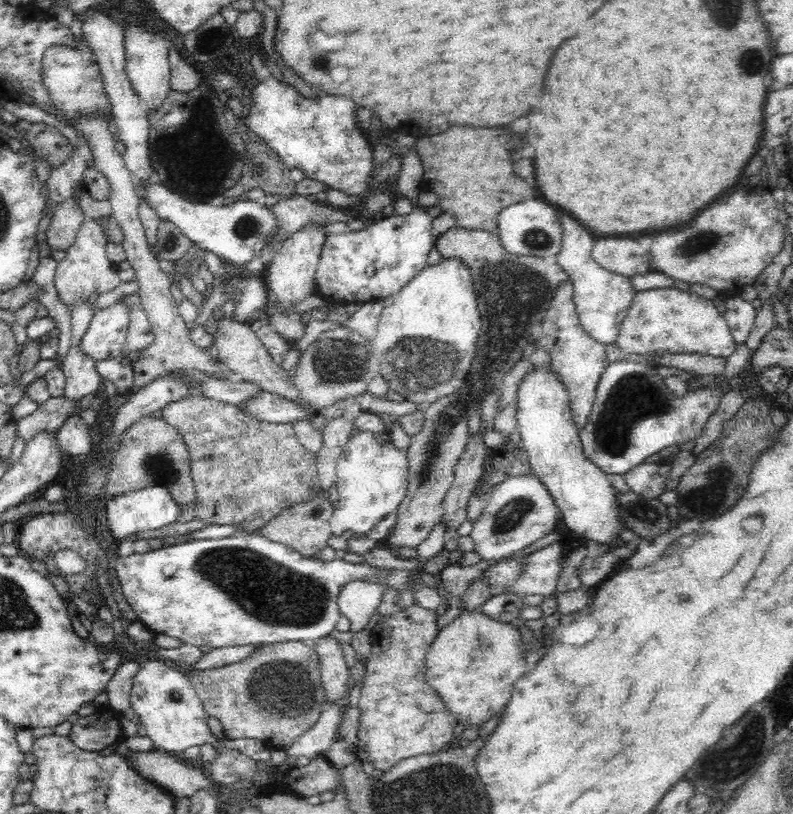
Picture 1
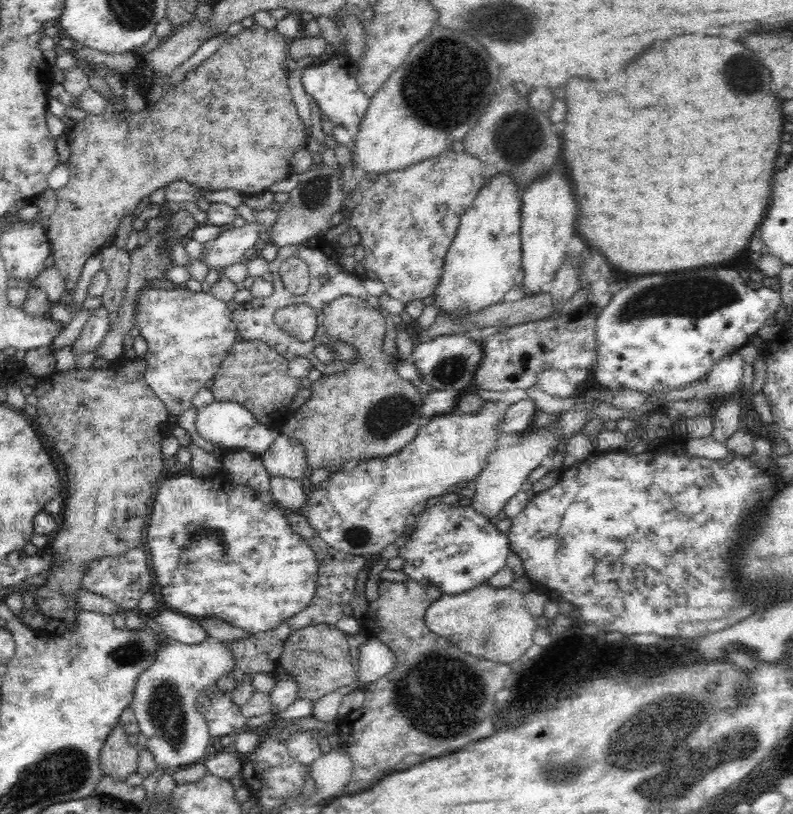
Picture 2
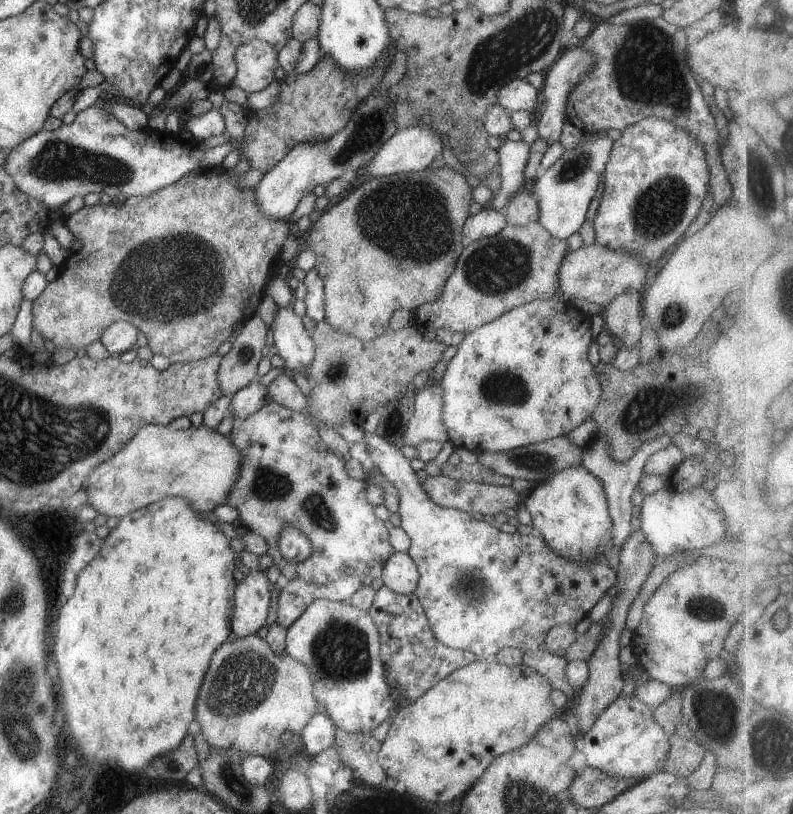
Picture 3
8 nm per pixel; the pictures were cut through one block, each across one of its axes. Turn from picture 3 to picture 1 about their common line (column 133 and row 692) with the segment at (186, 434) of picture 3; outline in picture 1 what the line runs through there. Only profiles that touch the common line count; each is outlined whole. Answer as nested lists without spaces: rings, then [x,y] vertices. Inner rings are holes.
[[[463,610],[461,616],[439,630],[430,644],[425,659],[426,680],[446,700],[446,711],[454,713],[458,723],[480,726],[510,702],[516,682],[528,672],[526,647],[512,624],[494,620],[478,610]]]

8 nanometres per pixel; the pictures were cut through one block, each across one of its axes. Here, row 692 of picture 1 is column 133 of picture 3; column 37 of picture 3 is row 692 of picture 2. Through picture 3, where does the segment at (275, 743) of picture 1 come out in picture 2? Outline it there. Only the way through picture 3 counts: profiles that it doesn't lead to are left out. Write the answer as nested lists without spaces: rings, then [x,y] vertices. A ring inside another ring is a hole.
[[[314,624],[300,628],[288,636],[280,664],[273,672],[277,676],[286,671],[291,678],[297,680],[299,692],[296,698],[308,698],[316,702],[322,696],[356,682],[357,673],[352,666],[349,644],[350,636],[334,624]]]

